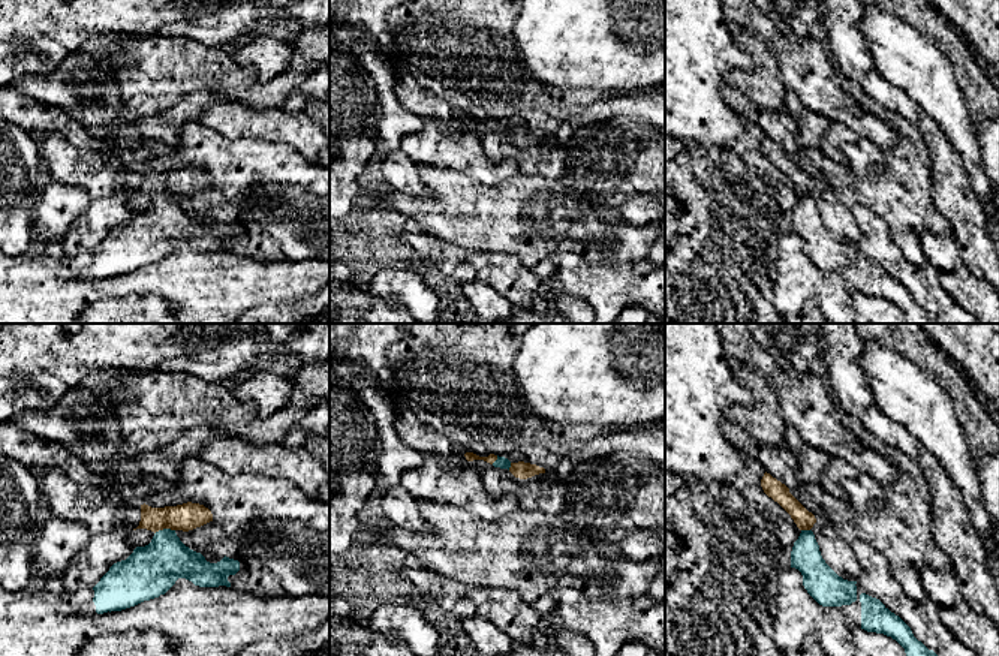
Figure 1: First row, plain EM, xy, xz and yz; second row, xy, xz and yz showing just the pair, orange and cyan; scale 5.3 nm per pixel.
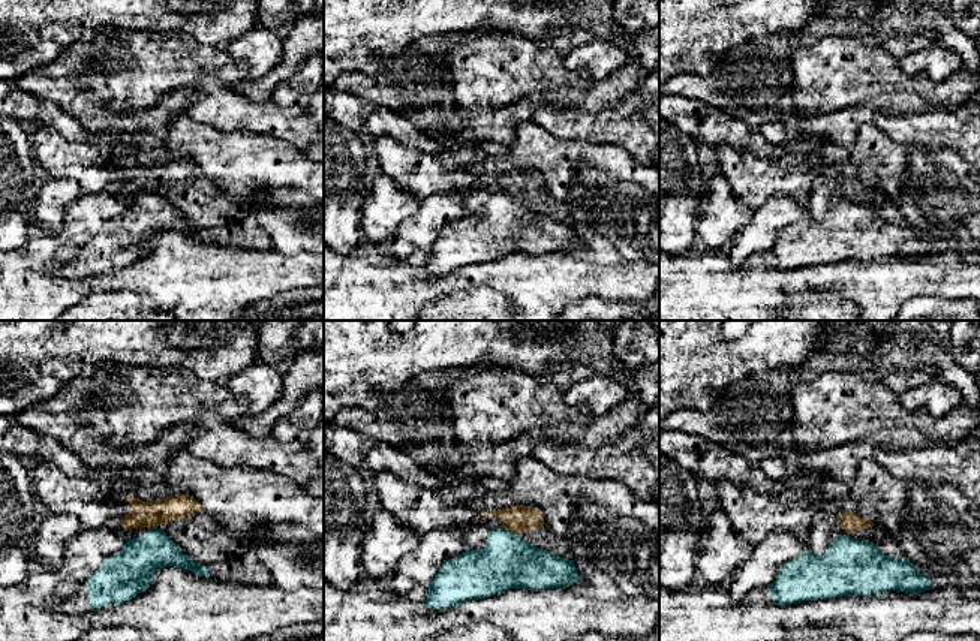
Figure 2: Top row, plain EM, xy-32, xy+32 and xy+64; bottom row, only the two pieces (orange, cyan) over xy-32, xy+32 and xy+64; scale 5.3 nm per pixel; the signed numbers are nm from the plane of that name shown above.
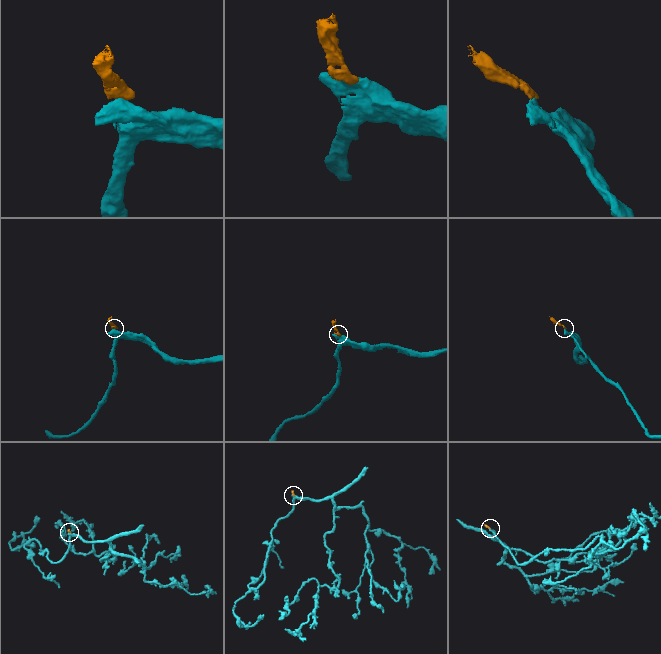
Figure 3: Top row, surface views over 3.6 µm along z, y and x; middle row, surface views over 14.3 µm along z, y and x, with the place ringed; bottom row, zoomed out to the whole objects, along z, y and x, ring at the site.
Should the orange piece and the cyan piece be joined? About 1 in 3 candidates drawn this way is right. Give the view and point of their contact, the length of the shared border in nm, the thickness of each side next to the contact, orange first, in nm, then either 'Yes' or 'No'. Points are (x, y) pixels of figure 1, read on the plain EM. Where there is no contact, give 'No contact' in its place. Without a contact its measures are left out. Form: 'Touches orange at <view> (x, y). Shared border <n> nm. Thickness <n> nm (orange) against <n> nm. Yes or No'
Touches orange at xy (164, 192). Shared border 110 nm. Thickness 150 nm (orange) against 280 nm. No

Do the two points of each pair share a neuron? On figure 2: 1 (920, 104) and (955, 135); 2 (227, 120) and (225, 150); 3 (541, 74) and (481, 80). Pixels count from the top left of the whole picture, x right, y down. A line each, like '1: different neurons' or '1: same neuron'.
1: different neurons
2: different neurons
3: same neuron

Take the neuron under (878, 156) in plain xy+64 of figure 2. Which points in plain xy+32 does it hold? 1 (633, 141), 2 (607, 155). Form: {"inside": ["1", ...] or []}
{"inside": ["2"]}

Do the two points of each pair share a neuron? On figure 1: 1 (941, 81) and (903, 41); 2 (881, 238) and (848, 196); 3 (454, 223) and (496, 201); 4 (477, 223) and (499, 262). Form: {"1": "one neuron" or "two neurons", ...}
{"1": "one neuron", "2": "one neuron", "3": "one neuron", "4": "two neurons"}

